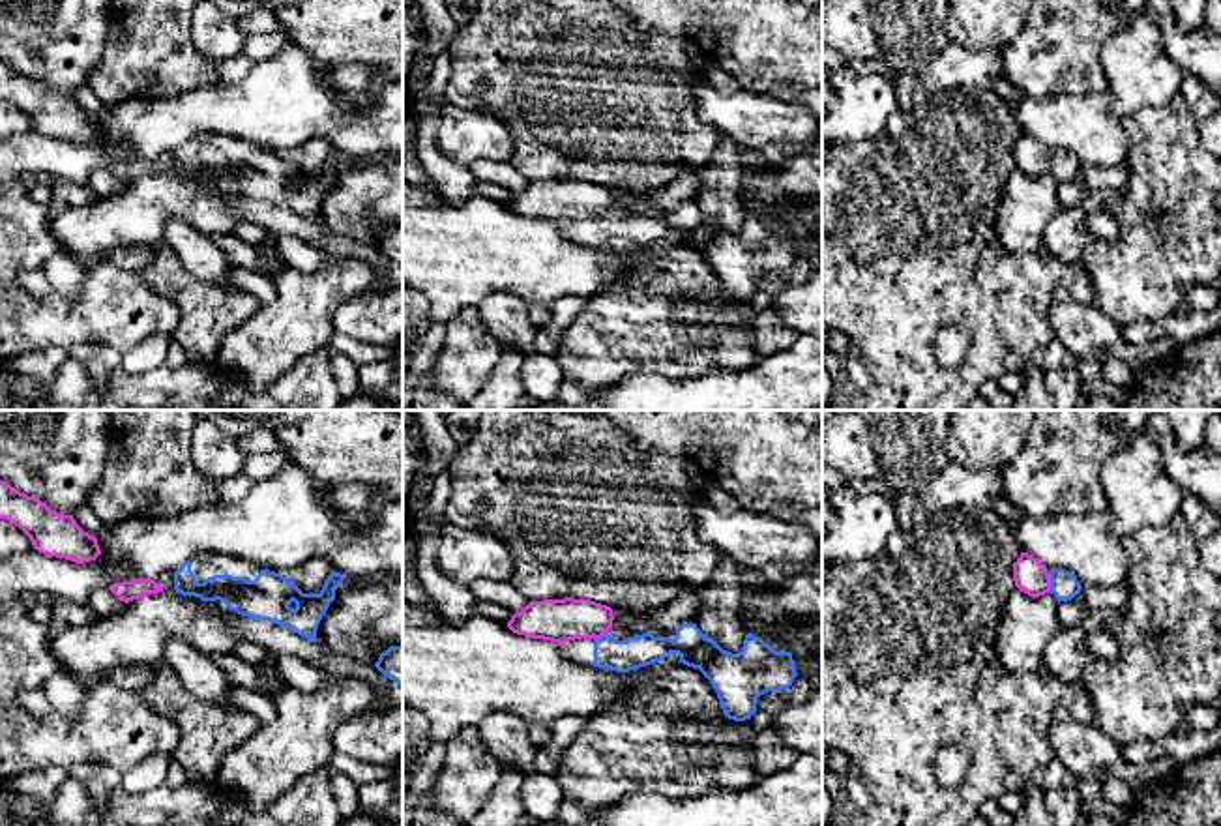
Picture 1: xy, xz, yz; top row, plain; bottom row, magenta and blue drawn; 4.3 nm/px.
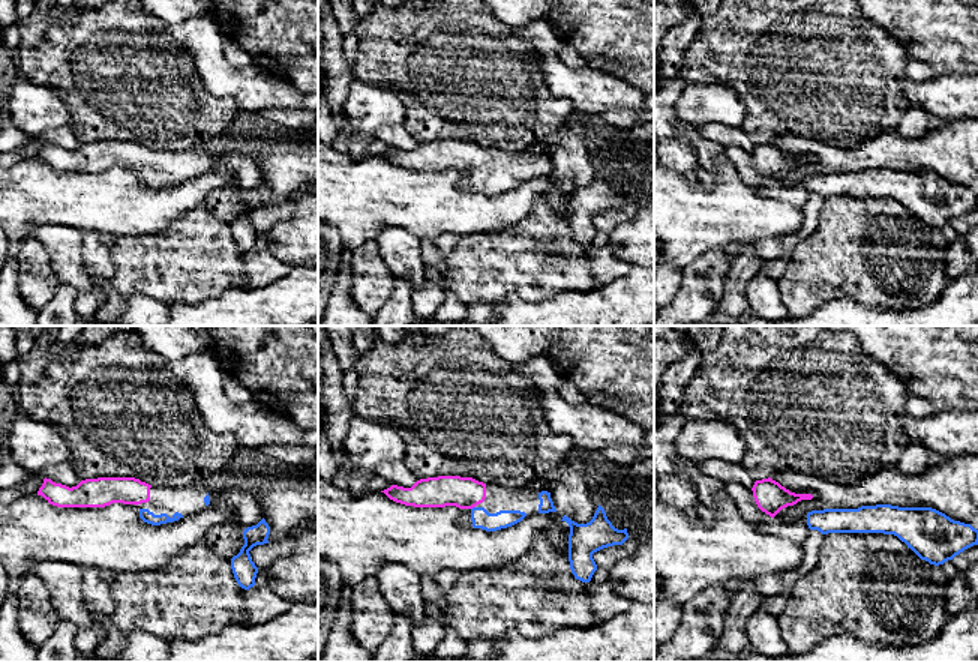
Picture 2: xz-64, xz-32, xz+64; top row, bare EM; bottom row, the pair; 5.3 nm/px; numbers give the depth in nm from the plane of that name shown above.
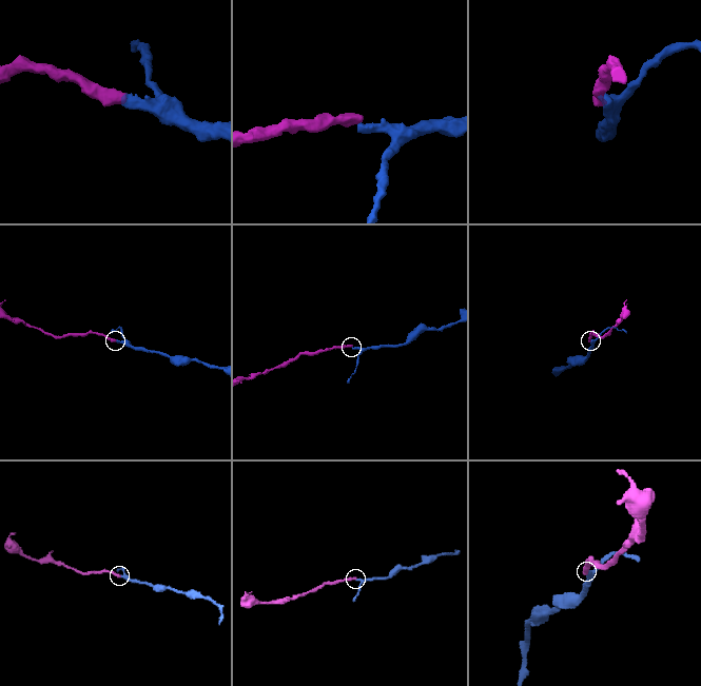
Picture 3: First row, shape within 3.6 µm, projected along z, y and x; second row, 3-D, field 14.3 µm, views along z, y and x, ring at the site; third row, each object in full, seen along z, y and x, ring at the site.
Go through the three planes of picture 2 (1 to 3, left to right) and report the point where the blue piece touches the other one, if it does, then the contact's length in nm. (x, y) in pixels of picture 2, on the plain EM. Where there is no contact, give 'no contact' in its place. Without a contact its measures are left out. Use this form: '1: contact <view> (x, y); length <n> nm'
1: no contact
2: contact xz-32 (473, 170); length 30 nm
3: no contact

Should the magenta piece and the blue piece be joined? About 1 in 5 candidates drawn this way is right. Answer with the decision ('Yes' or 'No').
Yes

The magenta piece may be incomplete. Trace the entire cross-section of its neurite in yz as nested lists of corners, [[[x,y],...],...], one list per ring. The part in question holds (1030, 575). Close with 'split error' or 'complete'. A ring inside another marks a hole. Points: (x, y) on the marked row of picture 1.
[[[1021,553],[1013,564],[1013,581],[1021,592],[1032,597],[1051,592],[1058,603],[1075,597],[1082,588],[1073,573],[1066,569],[1052,569],[1049,573],[1047,568],[1028,553]]]; split error

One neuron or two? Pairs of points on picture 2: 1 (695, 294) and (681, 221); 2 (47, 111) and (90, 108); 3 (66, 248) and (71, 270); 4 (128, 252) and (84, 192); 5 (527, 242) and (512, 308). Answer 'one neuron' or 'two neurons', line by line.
1: two neurons
2: two neurons
3: one neuron
4: two neurons
5: two neurons

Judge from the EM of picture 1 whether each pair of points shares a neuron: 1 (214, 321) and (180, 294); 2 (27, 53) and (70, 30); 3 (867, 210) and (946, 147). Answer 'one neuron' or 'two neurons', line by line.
1: one neuron
2: one neuron
3: one neuron

